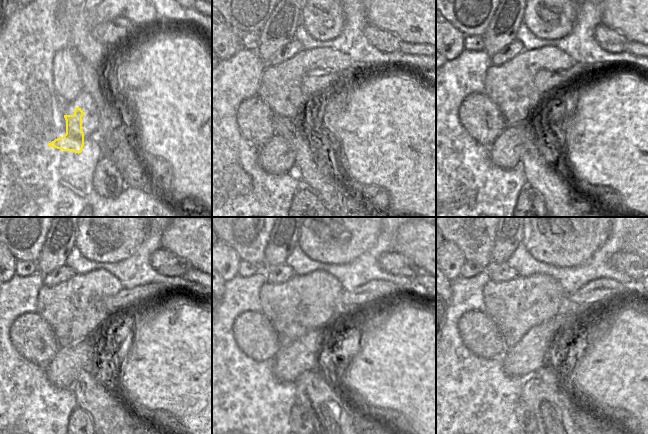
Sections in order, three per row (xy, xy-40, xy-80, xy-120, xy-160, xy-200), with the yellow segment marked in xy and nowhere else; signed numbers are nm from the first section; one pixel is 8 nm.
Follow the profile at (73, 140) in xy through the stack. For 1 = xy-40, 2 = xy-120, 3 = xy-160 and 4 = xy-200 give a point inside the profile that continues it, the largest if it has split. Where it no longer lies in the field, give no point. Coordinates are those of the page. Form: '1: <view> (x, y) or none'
1: xy-40 (277, 157)
2: xy-120 (68, 362)
3: xy-160 (302, 355)
4: xy-200 (529, 354)

